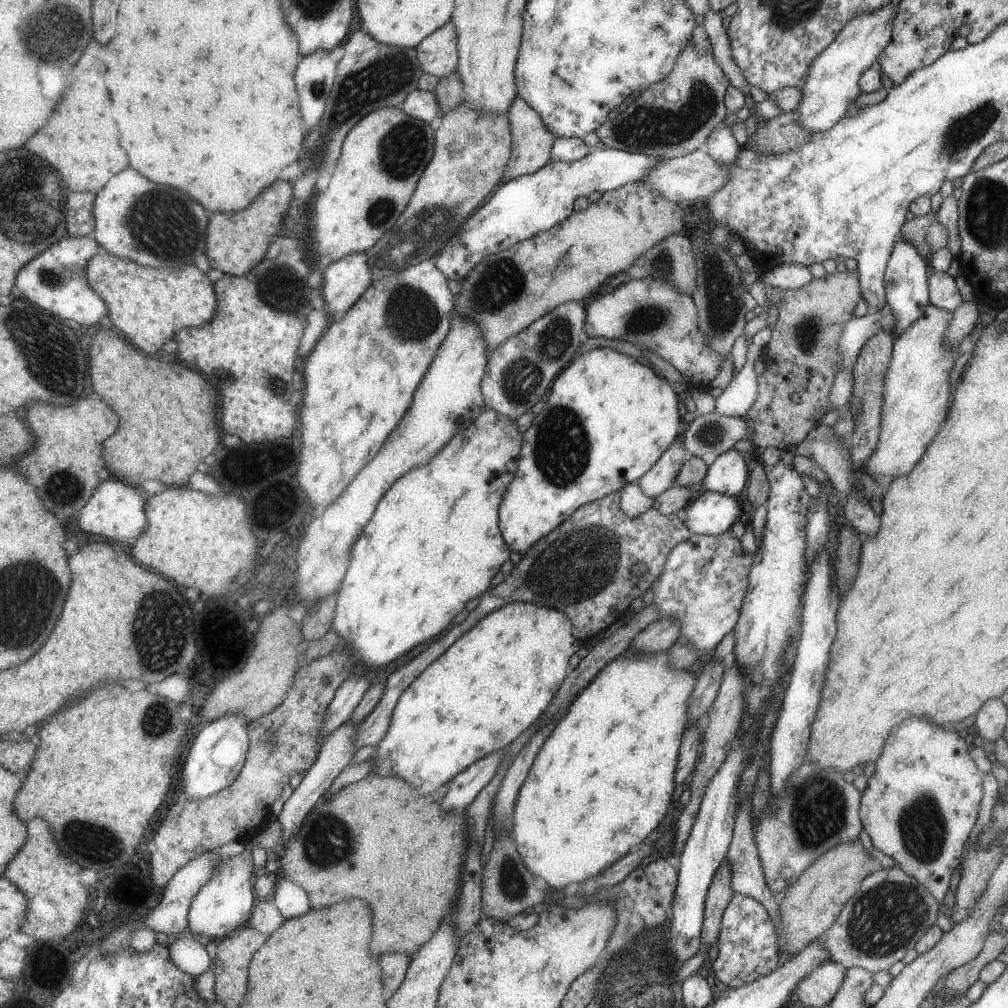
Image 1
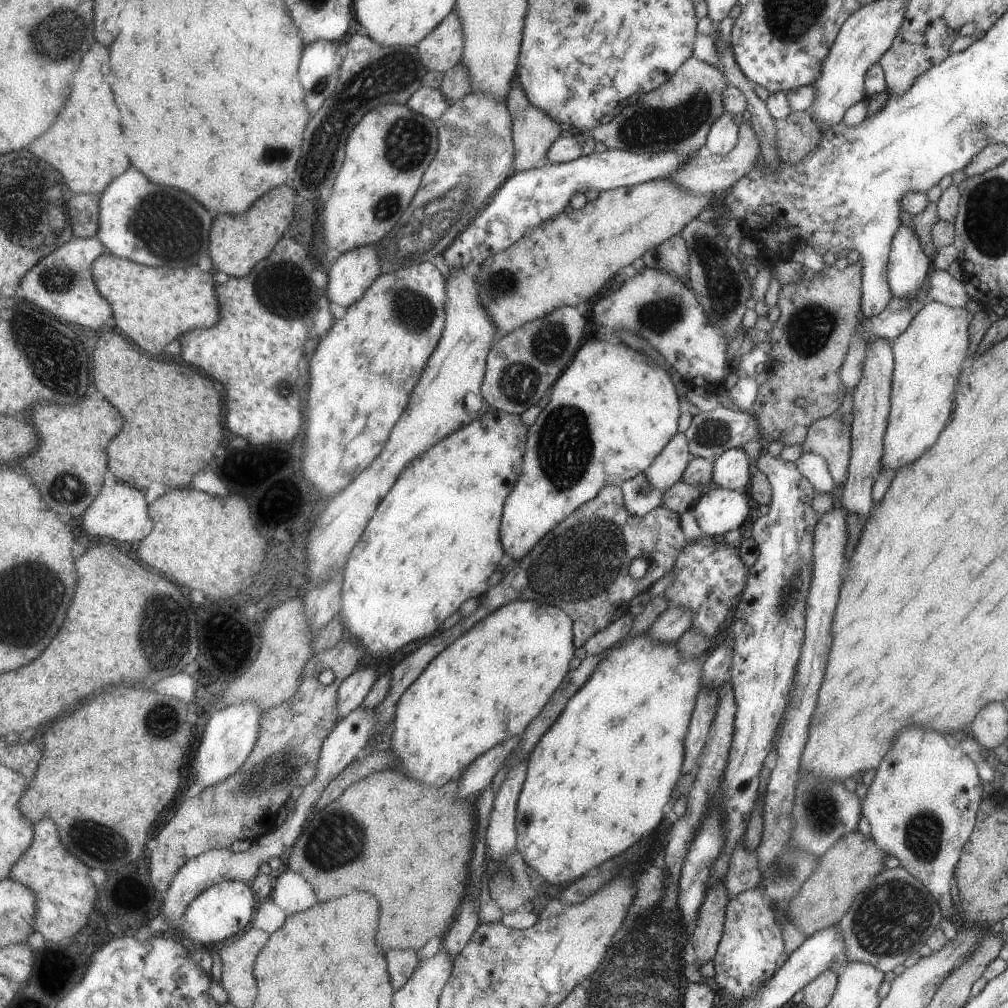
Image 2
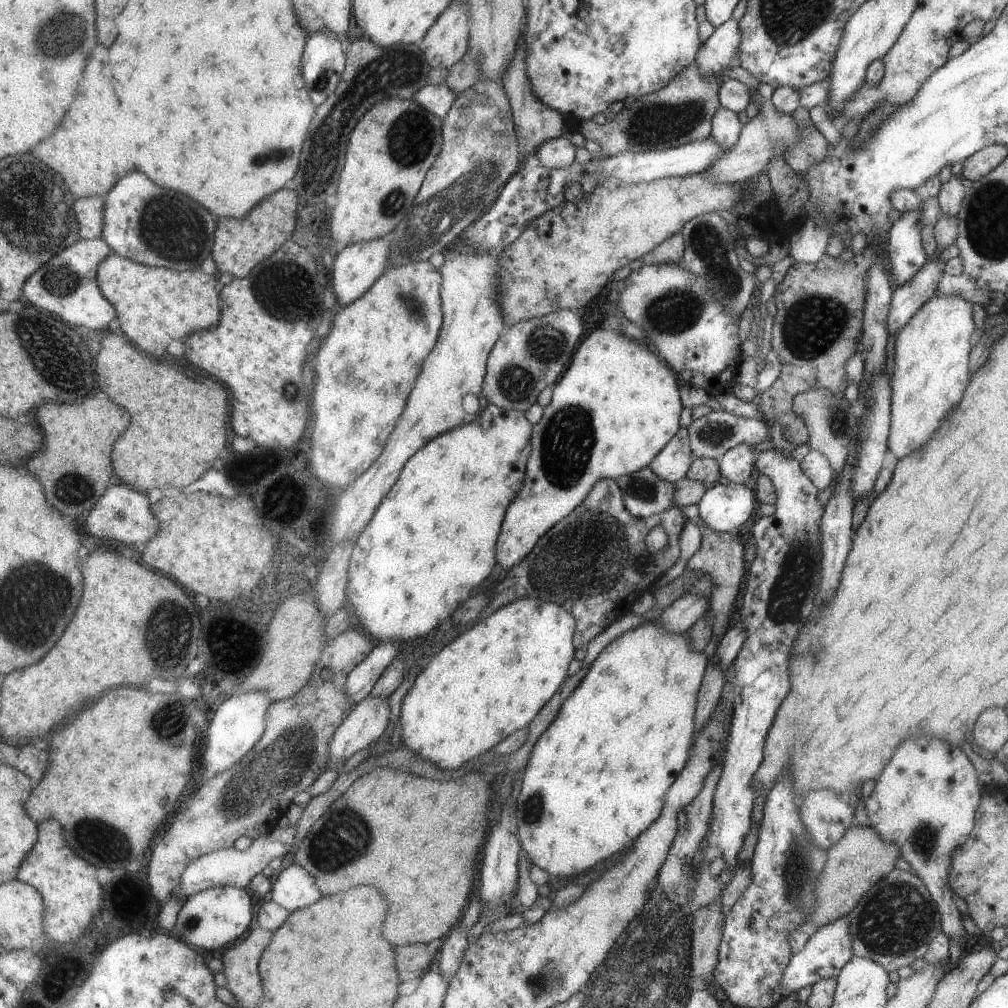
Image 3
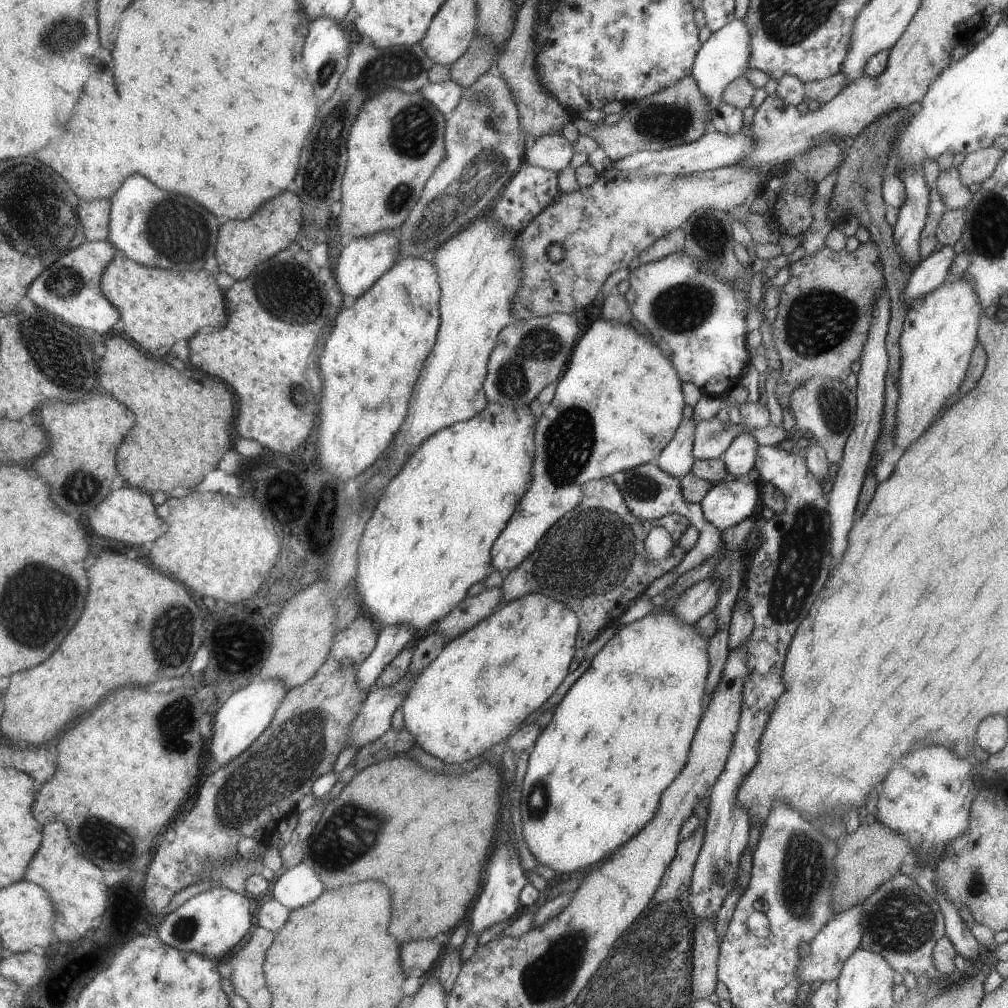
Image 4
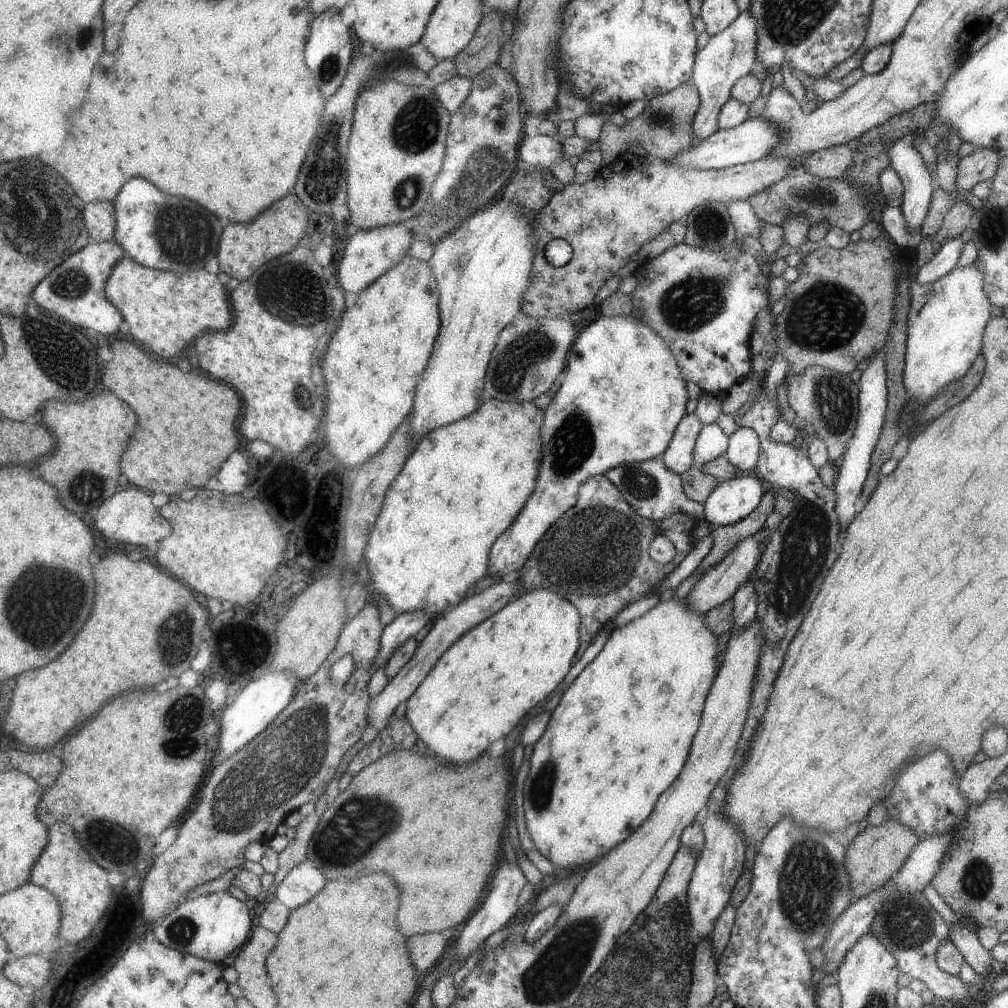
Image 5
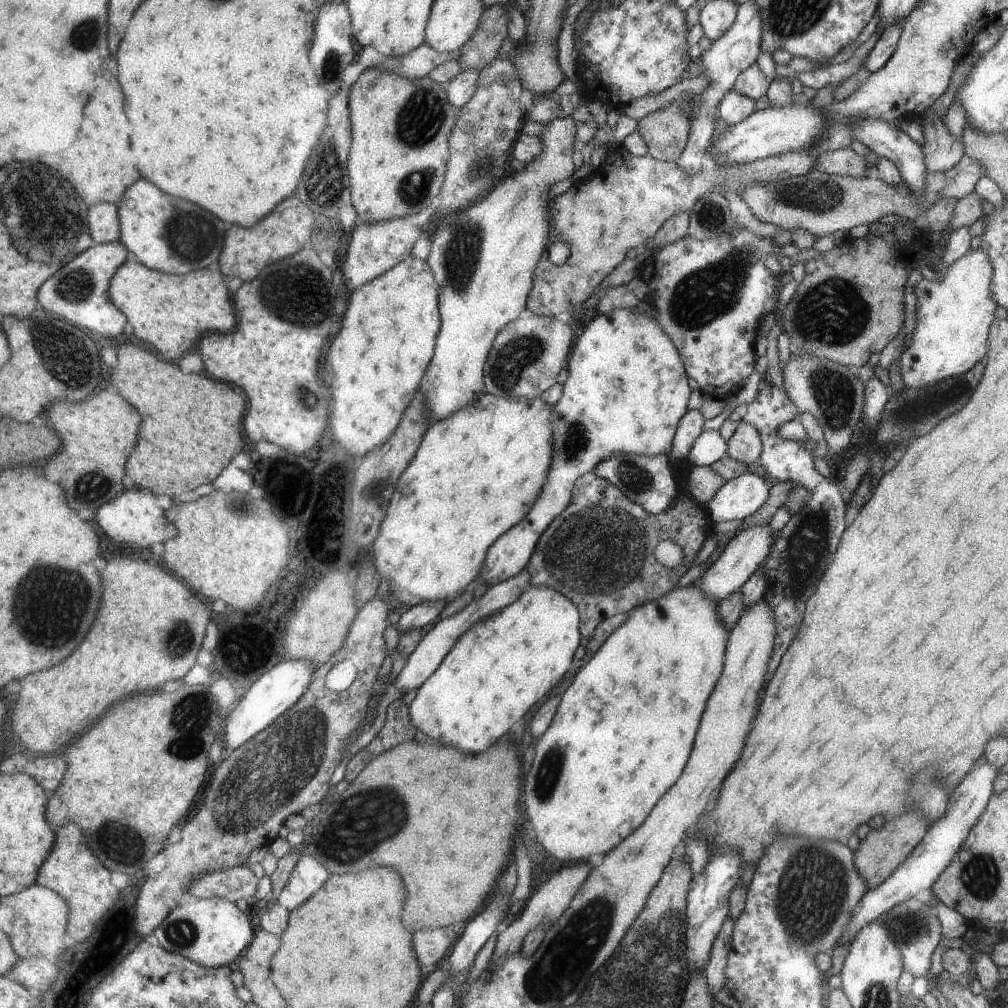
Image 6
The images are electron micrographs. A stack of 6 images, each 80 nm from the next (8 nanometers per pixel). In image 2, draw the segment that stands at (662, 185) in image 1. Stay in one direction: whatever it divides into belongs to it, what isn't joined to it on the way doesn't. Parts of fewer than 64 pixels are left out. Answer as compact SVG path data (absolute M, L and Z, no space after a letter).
M742 122L738 126L737 142L730 151L727 151L724 155L714 155L709 149L703 148L689 160L685 167L678 170L669 179L679 183L690 193L708 195L723 193L731 188L736 180L739 180L756 166L755 157L758 154L760 154L760 146L755 131L748 122Z

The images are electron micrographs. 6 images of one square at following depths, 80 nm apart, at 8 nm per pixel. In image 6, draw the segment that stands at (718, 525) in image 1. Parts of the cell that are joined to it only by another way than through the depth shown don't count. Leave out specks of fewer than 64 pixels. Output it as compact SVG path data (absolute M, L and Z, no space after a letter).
M755 468L726 480L707 505L709 518L713 524L734 518L747 519L768 499L770 485Z

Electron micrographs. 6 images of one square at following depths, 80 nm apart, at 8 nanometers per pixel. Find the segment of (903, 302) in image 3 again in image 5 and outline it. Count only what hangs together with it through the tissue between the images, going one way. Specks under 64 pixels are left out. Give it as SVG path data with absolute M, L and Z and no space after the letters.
M959 235L938 244L934 257L919 268L915 281L919 284L929 284L949 272L955 266L964 244Z

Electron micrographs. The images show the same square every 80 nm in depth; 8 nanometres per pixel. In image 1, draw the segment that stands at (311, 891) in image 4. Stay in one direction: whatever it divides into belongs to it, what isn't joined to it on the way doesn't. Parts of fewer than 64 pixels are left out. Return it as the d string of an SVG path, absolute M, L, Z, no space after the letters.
M285 876L278 877L278 885L273 900L287 918L305 914L311 908L311 898L307 890Z

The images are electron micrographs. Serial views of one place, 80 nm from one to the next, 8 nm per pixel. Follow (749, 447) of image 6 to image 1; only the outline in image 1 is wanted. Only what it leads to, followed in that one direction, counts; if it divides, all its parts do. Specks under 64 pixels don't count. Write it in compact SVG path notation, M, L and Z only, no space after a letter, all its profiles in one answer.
M727 449L710 460L710 467L703 482L705 490L738 496L745 488L748 472L740 452Z

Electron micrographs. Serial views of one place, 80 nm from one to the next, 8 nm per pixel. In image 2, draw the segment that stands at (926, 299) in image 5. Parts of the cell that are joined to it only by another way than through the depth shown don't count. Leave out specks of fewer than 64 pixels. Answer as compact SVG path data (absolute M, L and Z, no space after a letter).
M937 301L925 303L919 309L919 312L914 314L913 320L911 320L909 326L907 326L898 337L895 337L892 340L894 342L891 345L894 363L890 380L890 411L888 412L887 426L883 437L884 451L880 460L882 469L891 468L891 470L895 471L899 467L903 467L907 463L913 462L915 458L919 458L924 450L927 450L936 442L937 435L939 435L940 432L944 430L944 427L947 426L947 418L951 418L952 414L951 406L955 406L955 384L959 383L961 362L966 360L965 356L967 356L967 336L969 336L969 334L967 334L967 316L965 316L965 314L967 314L967 310L963 307L950 307L949 305L941 304Z

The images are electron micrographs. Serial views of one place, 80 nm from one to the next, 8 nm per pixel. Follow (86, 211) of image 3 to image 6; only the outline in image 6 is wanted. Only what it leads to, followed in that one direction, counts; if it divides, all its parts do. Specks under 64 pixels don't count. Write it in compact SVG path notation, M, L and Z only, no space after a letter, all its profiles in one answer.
M99 203L90 206L89 224L95 244L119 242L121 238L119 204Z

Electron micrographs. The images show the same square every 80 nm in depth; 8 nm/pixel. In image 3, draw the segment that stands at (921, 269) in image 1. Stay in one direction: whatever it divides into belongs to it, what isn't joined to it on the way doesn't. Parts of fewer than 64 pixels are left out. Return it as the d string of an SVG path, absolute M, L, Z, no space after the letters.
M919 208L901 213L886 234L890 271L894 286L904 285L927 260L920 241Z

